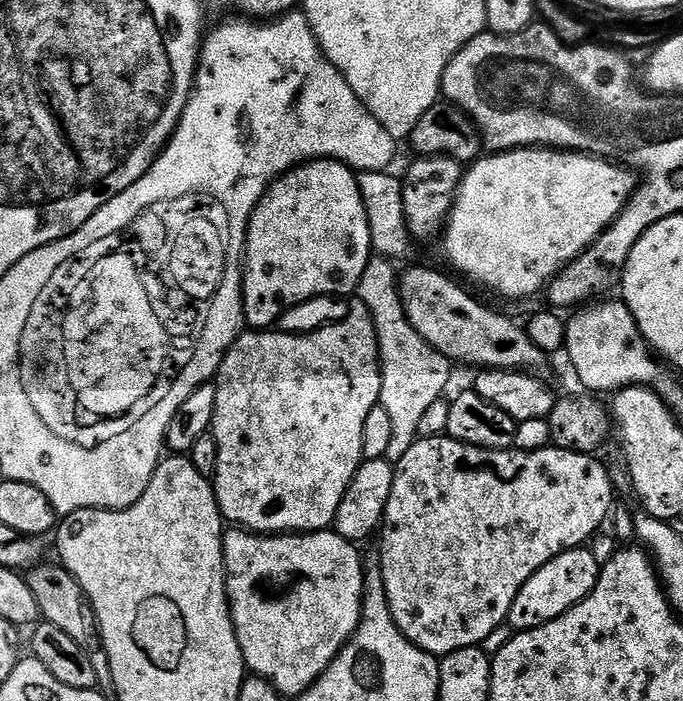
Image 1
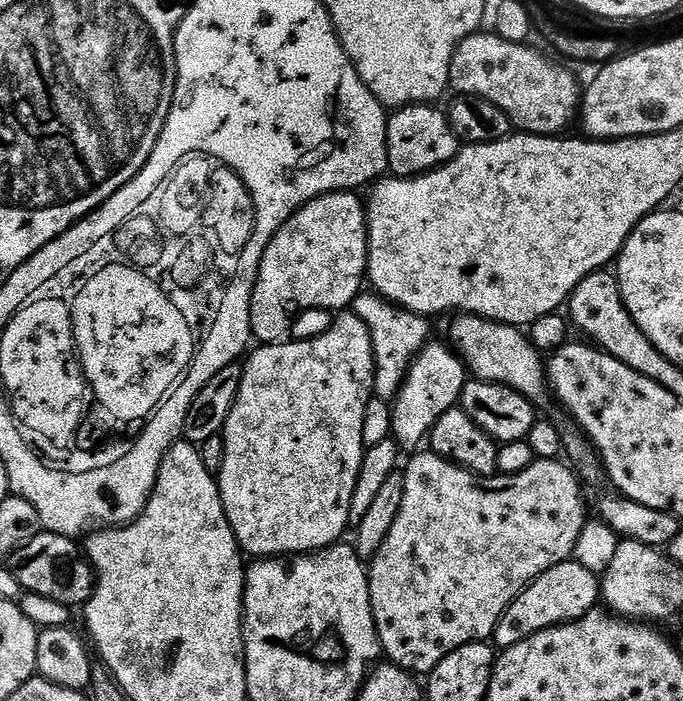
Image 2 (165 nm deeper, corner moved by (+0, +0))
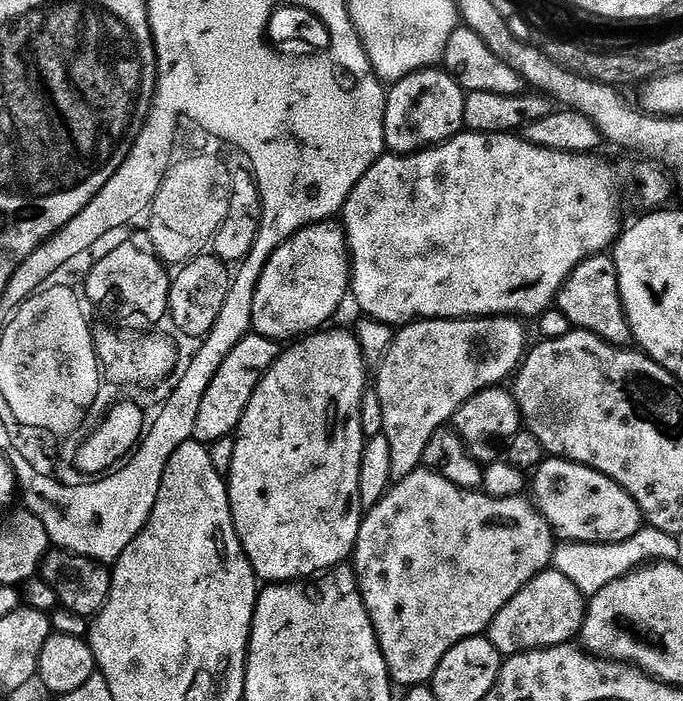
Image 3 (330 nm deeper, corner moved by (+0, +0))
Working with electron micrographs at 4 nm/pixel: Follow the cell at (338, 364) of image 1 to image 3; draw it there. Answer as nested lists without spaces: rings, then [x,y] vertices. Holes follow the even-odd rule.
[[[320,330],[315,334],[307,335],[301,342],[293,343],[281,351],[280,357],[272,363],[270,370],[260,379],[260,385],[257,386],[255,394],[250,398],[244,411],[244,417],[240,420],[240,427],[234,433],[236,442],[234,462],[226,474],[232,517],[246,558],[255,570],[257,577],[264,582],[304,582],[343,565],[347,561],[344,559],[347,556],[349,559],[353,555],[356,539],[360,533],[362,509],[358,494],[358,474],[366,443],[366,431],[364,432],[364,424],[360,421],[360,407],[364,404],[364,375],[366,375],[363,350],[360,348],[357,337],[351,331],[350,333],[328,331]]]

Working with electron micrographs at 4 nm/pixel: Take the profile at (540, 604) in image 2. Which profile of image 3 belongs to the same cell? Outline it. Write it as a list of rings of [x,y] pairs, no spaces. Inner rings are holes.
[[[545,570],[538,573],[525,588],[518,590],[518,594],[514,594],[514,598],[510,598],[510,602],[506,602],[502,610],[498,610],[498,614],[490,622],[486,639],[504,658],[523,652],[537,652],[540,648],[557,648],[559,644],[567,644],[579,637],[580,630],[584,627],[585,611],[586,598],[580,593],[578,586],[574,586],[574,582],[570,582],[570,578],[566,578],[561,572]]]

